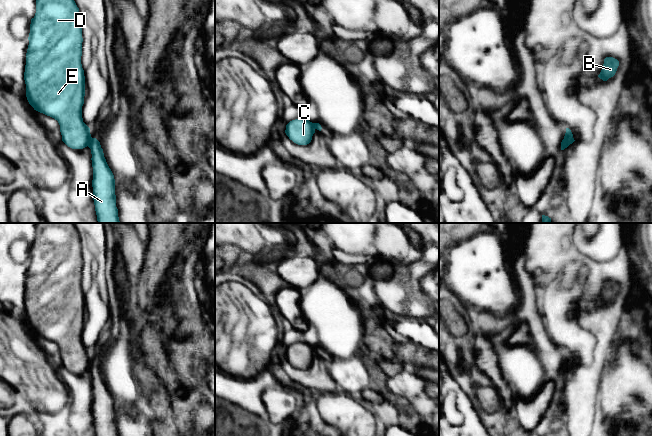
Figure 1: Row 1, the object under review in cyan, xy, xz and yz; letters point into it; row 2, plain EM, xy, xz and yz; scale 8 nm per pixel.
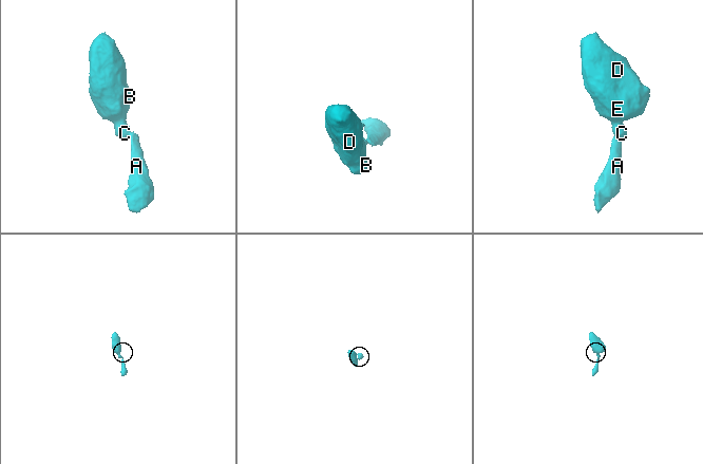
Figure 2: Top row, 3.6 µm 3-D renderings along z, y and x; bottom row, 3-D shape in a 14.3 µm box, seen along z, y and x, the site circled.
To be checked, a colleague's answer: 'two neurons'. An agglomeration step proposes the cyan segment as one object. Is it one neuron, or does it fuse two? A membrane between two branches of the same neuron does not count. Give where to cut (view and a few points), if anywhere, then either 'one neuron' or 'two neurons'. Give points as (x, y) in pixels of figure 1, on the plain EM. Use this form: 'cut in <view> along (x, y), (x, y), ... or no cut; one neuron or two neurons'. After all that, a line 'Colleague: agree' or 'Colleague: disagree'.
cut in xy along (91, 361), (87, 369); two neurons
Colleague: agree

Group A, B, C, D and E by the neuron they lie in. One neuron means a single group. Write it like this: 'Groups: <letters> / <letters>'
Groups: A / B C D E

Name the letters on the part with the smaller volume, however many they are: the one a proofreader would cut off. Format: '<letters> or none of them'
A

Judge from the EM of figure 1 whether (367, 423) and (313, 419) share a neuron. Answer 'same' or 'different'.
same

